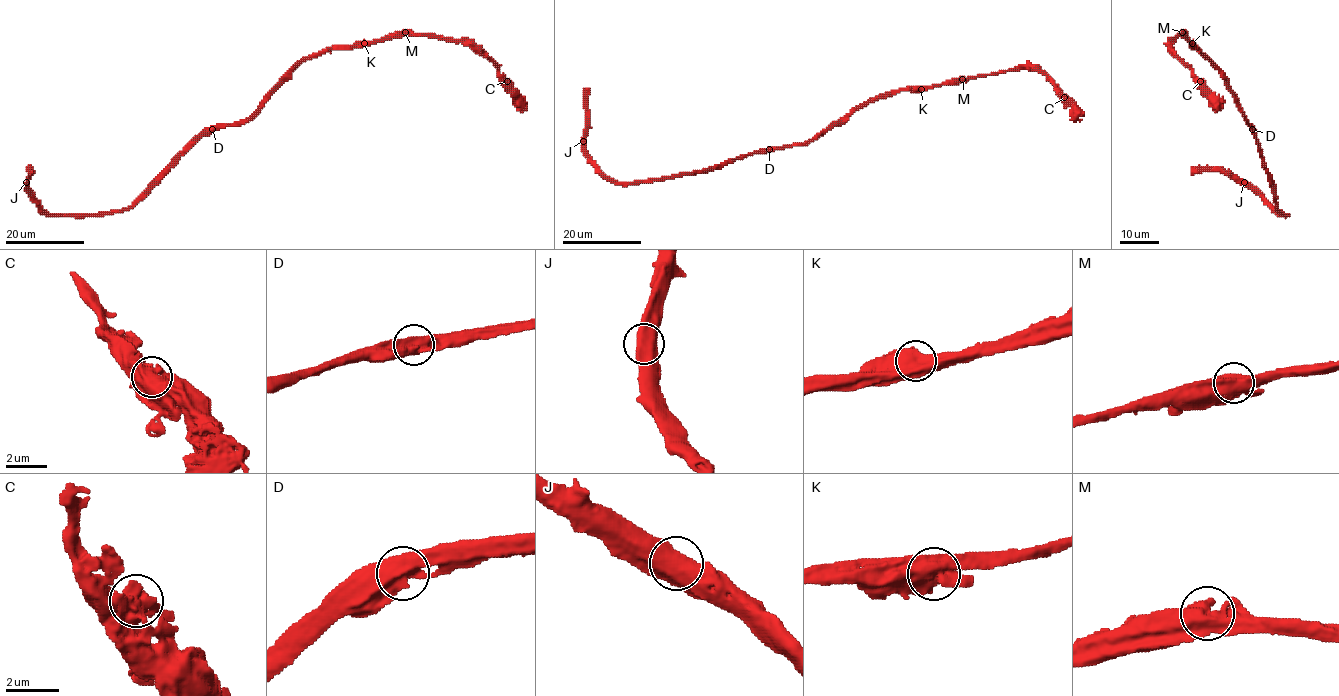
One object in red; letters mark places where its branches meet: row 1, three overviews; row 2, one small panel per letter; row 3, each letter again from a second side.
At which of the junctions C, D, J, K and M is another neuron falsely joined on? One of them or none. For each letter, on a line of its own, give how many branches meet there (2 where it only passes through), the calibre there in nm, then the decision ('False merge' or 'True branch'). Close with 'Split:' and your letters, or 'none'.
C: Branches: 2. Thickness 650 nm. True branch
D: Branches: 2. Thickness 750 nm. True branch
J: Branches: 2. Thickness 750 nm. True branch
K: Branches: 2. Thickness 750 nm. True branch
M: Branches: 2. Thickness 750 nm. True branch
Split: none

